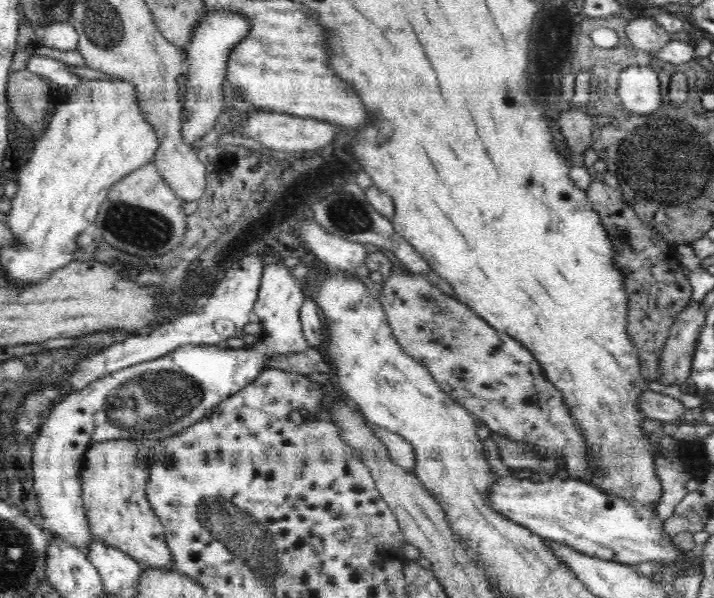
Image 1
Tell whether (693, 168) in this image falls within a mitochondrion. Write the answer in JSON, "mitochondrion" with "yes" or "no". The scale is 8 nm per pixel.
{"mitochondrion":"yes"}

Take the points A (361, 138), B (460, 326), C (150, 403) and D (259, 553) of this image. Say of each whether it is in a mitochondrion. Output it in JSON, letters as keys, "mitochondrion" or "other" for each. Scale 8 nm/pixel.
{"A":"other","B":"mitochondrion","C":"mitochondrion","D":"mitochondrion"}

